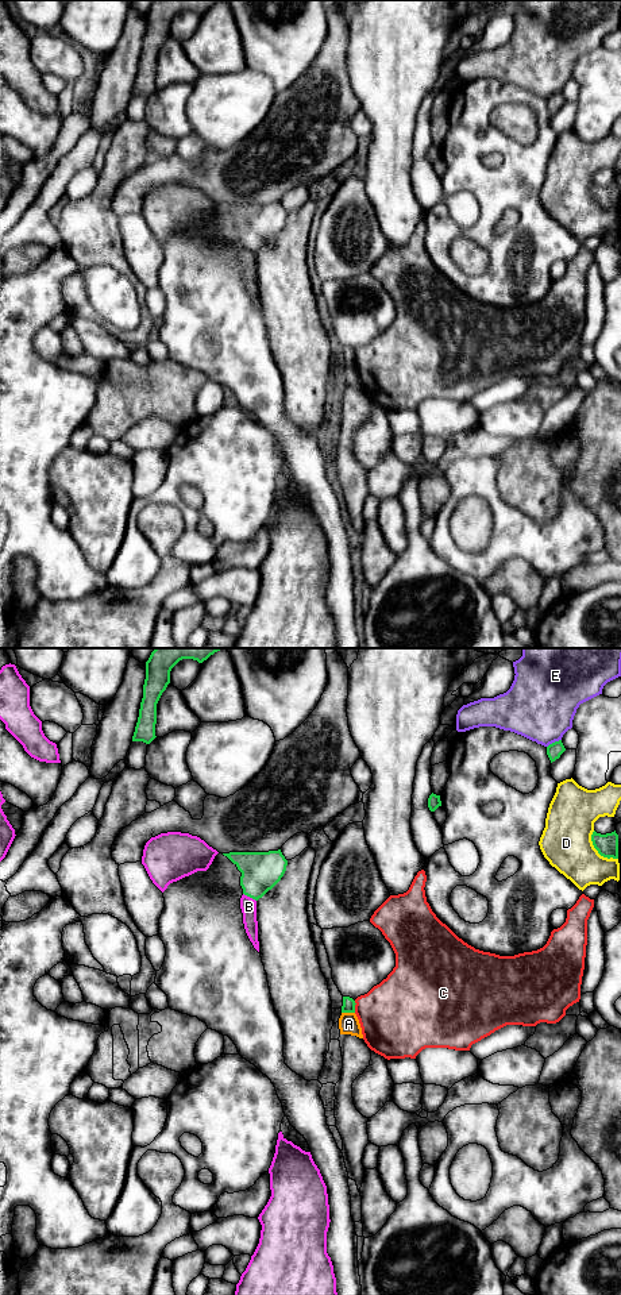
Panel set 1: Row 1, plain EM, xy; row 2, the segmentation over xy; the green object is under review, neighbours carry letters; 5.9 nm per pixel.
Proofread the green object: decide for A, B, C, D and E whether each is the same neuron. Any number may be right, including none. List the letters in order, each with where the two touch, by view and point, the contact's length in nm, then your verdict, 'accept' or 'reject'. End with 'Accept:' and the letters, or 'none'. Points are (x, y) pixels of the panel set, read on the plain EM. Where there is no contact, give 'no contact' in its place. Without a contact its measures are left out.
A: contact xy (348, 363); length 80 nm; reject
B: contact xy (250, 249); length 90 nm; reject
C: contact xy (354, 358); length 70 nm; reject
D: contact xy (597, 201); length 220 nm; reject
E: contact xy (555, 93); length 100 nm; reject
Accept: none

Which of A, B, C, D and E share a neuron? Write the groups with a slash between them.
A / B / C / D / E

